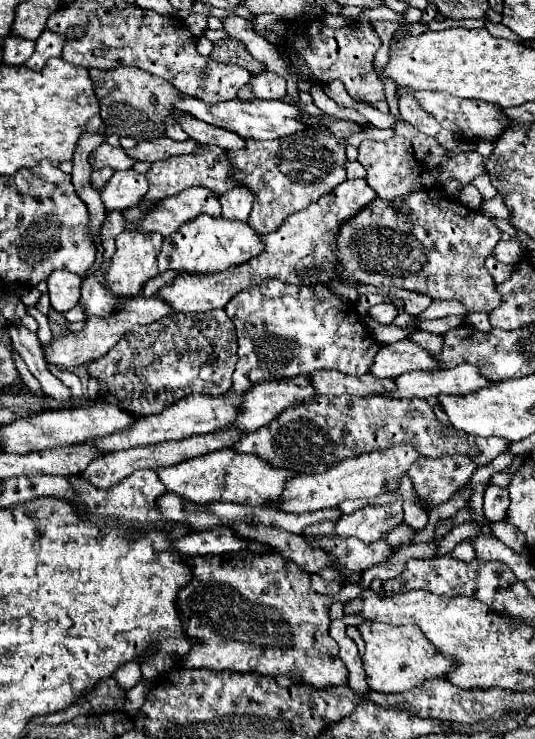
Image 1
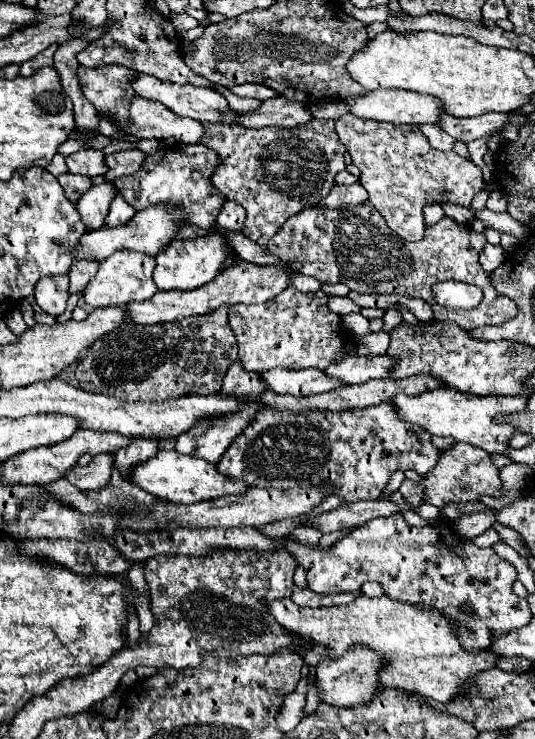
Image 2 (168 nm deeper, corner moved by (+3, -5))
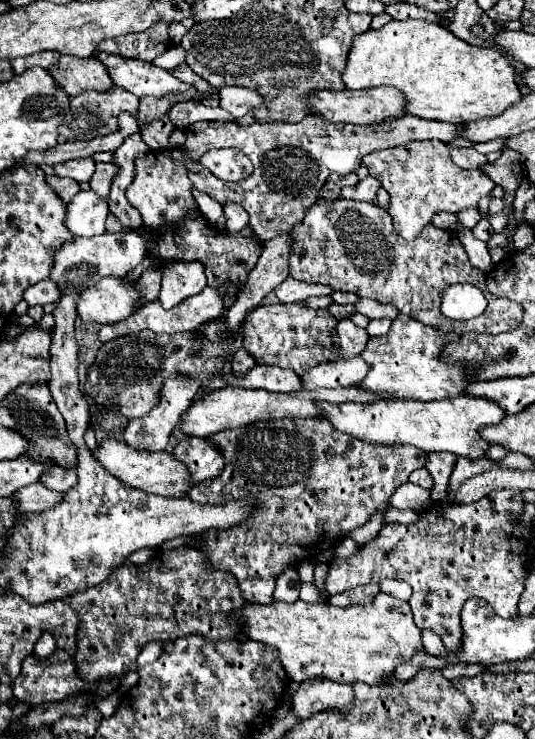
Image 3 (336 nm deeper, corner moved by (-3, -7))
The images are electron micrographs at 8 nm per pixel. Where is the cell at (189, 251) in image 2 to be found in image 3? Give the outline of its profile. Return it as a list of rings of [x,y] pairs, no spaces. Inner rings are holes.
[[[179,261],[161,267],[163,283],[159,301],[165,309],[179,305],[183,299],[193,297],[201,289],[205,289],[205,267],[199,261]]]

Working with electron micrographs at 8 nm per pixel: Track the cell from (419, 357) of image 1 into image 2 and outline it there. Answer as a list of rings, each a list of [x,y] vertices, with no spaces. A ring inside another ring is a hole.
[[[389,353],[369,357],[345,357],[341,363],[325,369],[325,373],[349,385],[367,383],[371,379],[387,379],[389,373],[393,373],[393,357],[389,357]]]

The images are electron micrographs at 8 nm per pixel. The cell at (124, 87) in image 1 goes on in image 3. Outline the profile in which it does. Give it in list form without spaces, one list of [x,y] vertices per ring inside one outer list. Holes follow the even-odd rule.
[[[61,55],[59,63],[47,71],[69,97],[87,89],[109,91],[113,87],[113,81],[109,79],[107,69],[95,57],[81,59],[81,57]]]

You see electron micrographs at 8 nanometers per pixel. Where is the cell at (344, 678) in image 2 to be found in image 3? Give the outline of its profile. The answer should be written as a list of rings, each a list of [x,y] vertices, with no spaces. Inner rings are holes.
[[[307,679],[293,695],[293,713],[299,721],[309,719],[319,711],[343,709],[353,699],[353,687],[329,679]]]

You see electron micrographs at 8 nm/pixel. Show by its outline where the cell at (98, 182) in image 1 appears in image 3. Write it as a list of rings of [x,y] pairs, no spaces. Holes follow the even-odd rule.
[[[51,175],[47,177],[47,185],[61,197],[61,201],[71,201],[73,195],[79,191],[79,183],[75,183],[73,179],[67,179],[67,177],[57,177],[57,175]]]

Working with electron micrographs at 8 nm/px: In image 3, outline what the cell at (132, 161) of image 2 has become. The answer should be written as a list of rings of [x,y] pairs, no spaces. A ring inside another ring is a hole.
[[[97,163],[95,175],[91,175],[91,179],[89,179],[89,187],[97,195],[101,195],[103,199],[107,199],[115,173],[117,173],[117,167],[113,163]]]

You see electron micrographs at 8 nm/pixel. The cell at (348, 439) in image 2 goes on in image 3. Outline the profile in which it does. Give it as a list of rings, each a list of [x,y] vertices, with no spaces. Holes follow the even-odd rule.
[[[273,419],[251,423],[241,429],[219,431],[209,435],[211,441],[223,455],[225,467],[221,475],[207,479],[201,487],[193,487],[187,495],[195,503],[229,503],[231,499],[253,499],[255,507],[247,523],[239,527],[227,527],[227,531],[205,531],[203,541],[193,545],[205,551],[207,567],[223,569],[235,575],[241,595],[249,603],[269,605],[273,603],[275,579],[287,567],[297,567],[301,561],[317,557],[321,551],[331,549],[341,537],[347,537],[355,527],[367,523],[375,511],[387,507],[395,489],[407,483],[409,475],[425,467],[425,455],[417,447],[409,445],[389,445],[379,447],[371,443],[357,441],[341,431],[335,431],[327,419]]]

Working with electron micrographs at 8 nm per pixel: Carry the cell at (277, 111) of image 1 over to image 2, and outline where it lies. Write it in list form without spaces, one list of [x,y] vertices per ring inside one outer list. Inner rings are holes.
[[[139,75],[137,81],[133,81],[133,89],[137,95],[145,97],[145,99],[153,99],[163,103],[167,109],[171,109],[173,113],[181,115],[181,117],[191,117],[197,121],[209,121],[209,123],[223,123],[223,125],[237,125],[239,121],[239,113],[233,111],[225,97],[215,91],[215,89],[203,89],[203,87],[193,87],[193,85],[177,85],[177,83],[167,83],[167,81],[159,81],[157,77],[151,75]]]

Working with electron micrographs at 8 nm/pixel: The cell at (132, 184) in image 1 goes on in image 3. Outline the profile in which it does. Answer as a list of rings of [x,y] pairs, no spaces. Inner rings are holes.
[[[79,191],[67,203],[67,229],[75,237],[93,237],[105,233],[105,219],[109,207],[107,201],[101,199],[93,191]]]

